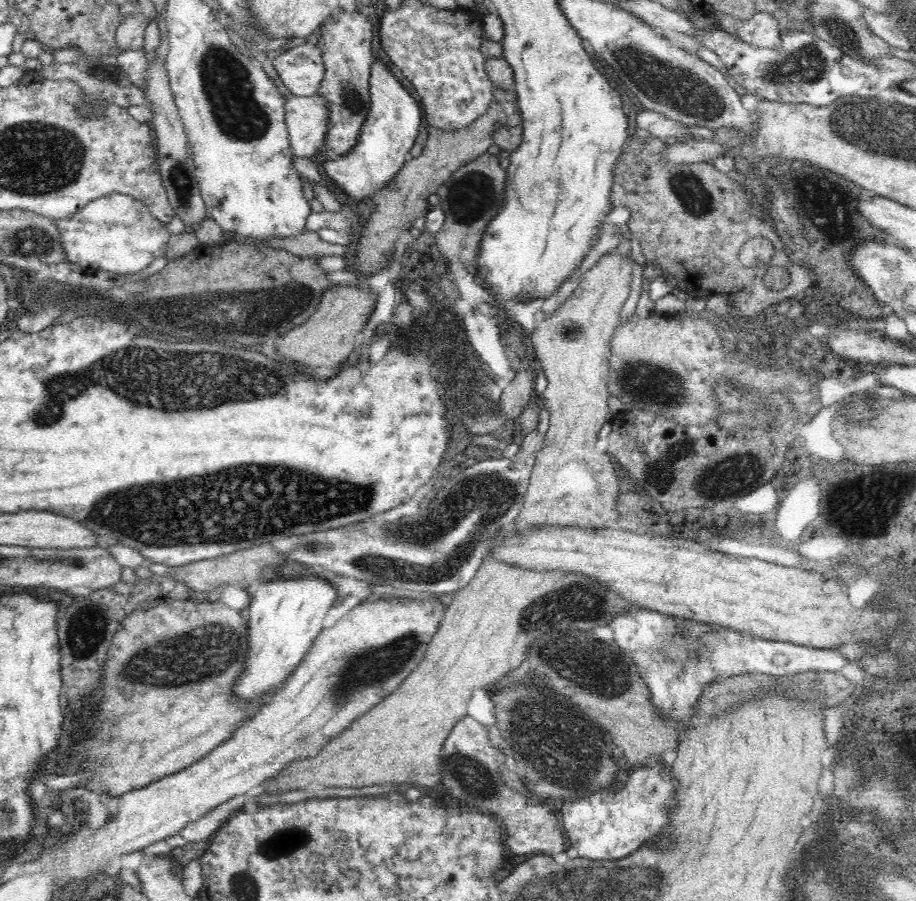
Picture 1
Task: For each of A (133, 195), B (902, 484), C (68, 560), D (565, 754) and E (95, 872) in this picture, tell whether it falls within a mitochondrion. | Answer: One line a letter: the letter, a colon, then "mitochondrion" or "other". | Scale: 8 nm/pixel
A: other
B: other
C: mitochondrion
D: mitochondrion
E: other

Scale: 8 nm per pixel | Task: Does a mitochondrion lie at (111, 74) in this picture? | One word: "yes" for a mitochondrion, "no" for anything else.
no

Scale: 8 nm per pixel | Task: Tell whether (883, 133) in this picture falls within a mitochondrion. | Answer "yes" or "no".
yes

